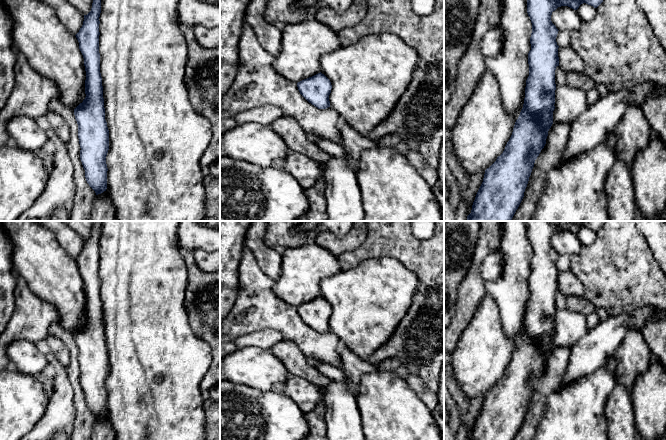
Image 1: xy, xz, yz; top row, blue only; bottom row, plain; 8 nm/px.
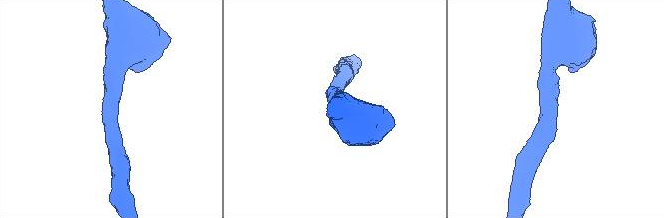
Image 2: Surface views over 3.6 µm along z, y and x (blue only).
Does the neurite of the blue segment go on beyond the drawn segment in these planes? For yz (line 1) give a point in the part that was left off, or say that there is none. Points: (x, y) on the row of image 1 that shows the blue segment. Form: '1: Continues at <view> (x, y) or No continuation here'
1: No continuation here

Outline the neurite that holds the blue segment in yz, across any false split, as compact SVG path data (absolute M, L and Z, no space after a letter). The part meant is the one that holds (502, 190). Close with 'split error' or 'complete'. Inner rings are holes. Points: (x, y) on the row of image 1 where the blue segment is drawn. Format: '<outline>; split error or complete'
M527 0L527 13L532 23L530 37L531 50L528 53L529 76L526 80L525 98L523 108L515 122L512 135L507 142L503 153L496 161L485 170L483 182L476 194L471 213L467 221L512 221L527 187L529 177L534 167L535 160L546 144L548 131L553 124L553 111L555 109L555 70L559 66L558 48L556 37L558 29L551 21L552 12L558 7L568 6L577 10L583 3L597 8L603 0Z; complete

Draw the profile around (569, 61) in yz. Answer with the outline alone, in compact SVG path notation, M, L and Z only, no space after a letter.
M570 46L558 48L559 67L566 73L583 73L584 62Z

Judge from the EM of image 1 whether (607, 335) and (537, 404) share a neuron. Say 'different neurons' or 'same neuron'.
different neurons

